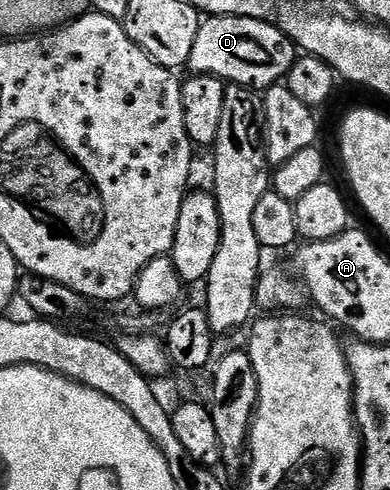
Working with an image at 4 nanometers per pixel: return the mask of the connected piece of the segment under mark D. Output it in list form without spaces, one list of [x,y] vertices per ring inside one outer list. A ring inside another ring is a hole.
[[[209,16],[201,19],[194,50],[187,67],[201,76],[216,76],[228,84],[240,84],[253,90],[275,88],[287,77],[298,59],[298,49],[291,38],[274,24],[258,18]]]

